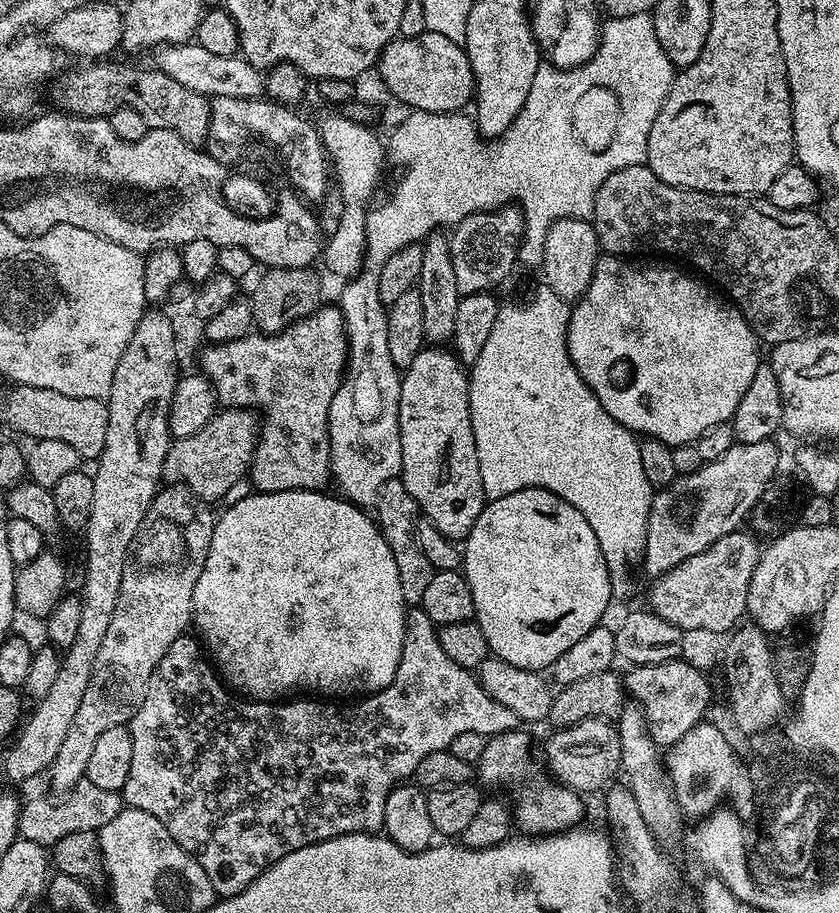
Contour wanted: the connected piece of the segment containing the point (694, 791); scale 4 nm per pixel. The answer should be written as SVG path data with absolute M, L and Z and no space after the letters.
M701 722L686 730L678 742L666 752L666 771L670 779L670 792L685 817L703 818L727 802L735 811L748 814L753 811L748 800L749 789L744 769L729 752L722 739L723 727Z

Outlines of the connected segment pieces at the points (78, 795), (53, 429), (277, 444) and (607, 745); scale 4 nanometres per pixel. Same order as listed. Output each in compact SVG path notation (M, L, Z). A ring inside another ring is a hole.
M86 778L76 783L57 800L60 800L57 804L52 800L32 800L21 807L18 832L23 839L51 846L66 838L66 834L78 834L78 830L96 832L102 826L106 826L110 818L118 818L122 807L120 792L101 790Z
M17 384L11 390L13 392L4 400L4 416L8 419L9 426L7 425L7 427L13 433L25 432L26 435L32 436L33 441L57 440L58 442L67 442L70 446L74 446L74 450L78 450L78 454L85 461L95 461L100 457L102 446L106 446L106 426L108 425L108 406L104 400L70 398L70 394L58 394L58 390L46 390L25 384Z
M321 306L280 332L265 334L256 330L230 342L209 343L201 354L199 371L216 389L221 405L264 412L250 469L250 484L255 491L329 487L333 474L328 415L330 402L344 381L348 345L348 331L339 307Z
M593 718L569 728L555 729L551 734L553 736L544 744L544 752L548 755L547 771L556 783L565 784L570 790L581 794L599 793L615 781L612 780L615 776L621 775L622 742L616 733L615 723Z

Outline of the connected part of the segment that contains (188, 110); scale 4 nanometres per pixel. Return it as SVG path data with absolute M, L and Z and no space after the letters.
M88 62L85 68L73 72L61 71L53 81L52 100L57 109L70 116L98 116L107 118L114 110L135 110L148 129L176 132L190 145L200 146L208 139L212 106L209 97L179 85L168 74L155 67L135 68L132 64L108 64L112 62Z

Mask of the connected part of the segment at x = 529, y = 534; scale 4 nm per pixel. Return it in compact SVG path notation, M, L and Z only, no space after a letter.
M527 488L506 498L488 500L478 522L462 544L462 571L474 594L475 622L482 626L491 655L510 662L510 666L531 672L551 669L552 663L574 642L579 642L601 623L604 611L612 604L612 587L606 558L590 530L570 502L545 488Z

